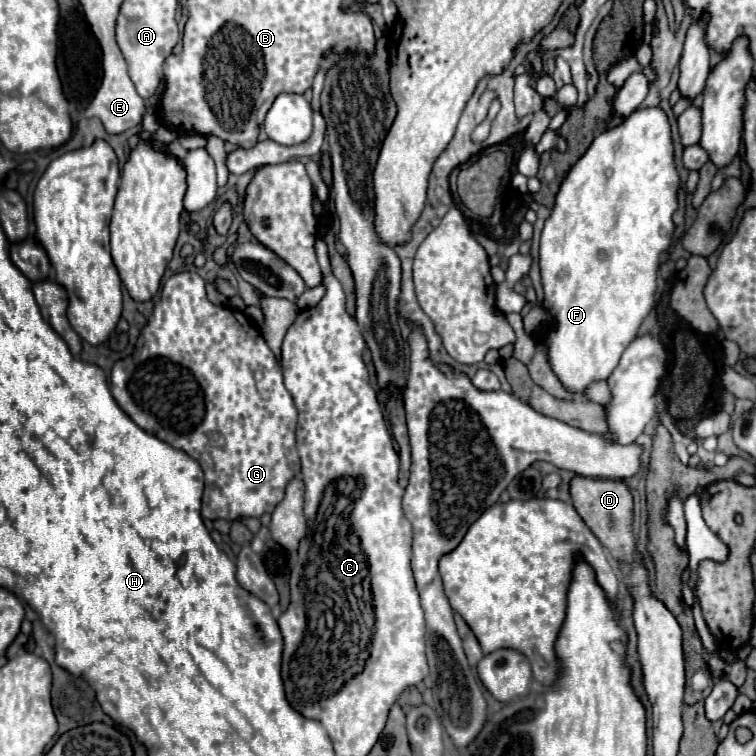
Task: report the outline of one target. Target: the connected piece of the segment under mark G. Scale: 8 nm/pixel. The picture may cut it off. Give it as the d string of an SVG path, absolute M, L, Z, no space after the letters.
M180 272L164 282L160 300L154 304L154 312L140 334L134 354L112 366L110 390L118 406L142 430L200 462L206 476L202 516L232 522L274 512L284 498L288 480L300 472L294 438L298 412L284 388L282 370L260 330L244 312L214 306L206 298L204 280L196 272Z

